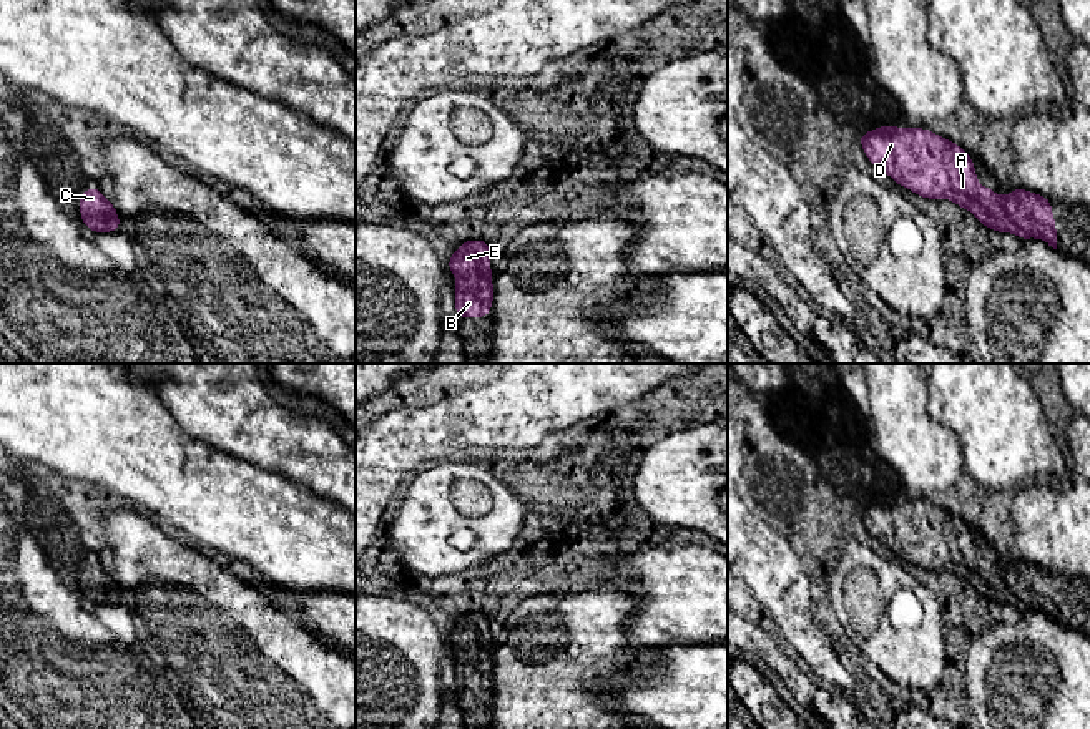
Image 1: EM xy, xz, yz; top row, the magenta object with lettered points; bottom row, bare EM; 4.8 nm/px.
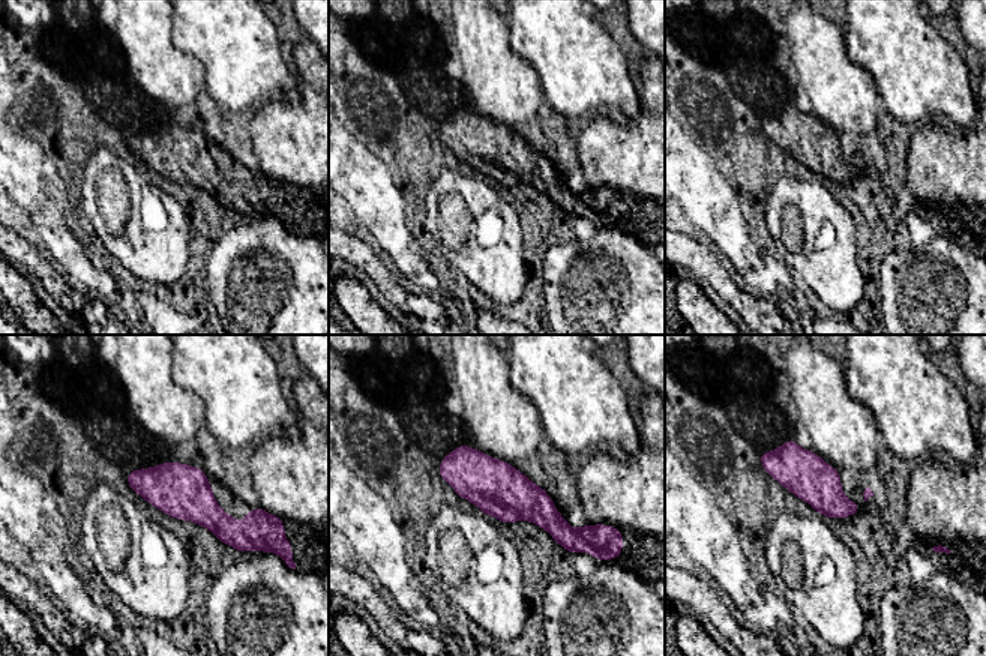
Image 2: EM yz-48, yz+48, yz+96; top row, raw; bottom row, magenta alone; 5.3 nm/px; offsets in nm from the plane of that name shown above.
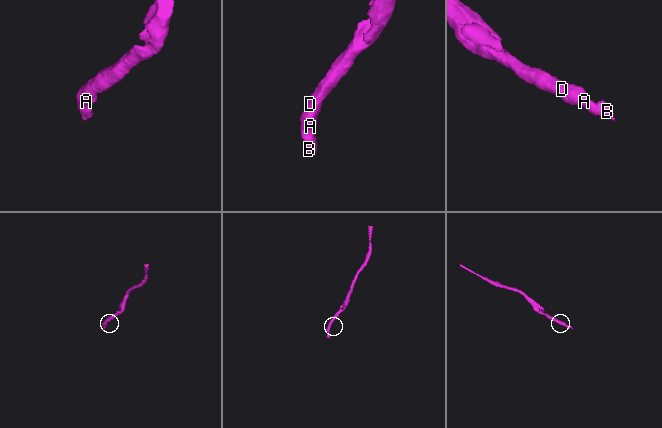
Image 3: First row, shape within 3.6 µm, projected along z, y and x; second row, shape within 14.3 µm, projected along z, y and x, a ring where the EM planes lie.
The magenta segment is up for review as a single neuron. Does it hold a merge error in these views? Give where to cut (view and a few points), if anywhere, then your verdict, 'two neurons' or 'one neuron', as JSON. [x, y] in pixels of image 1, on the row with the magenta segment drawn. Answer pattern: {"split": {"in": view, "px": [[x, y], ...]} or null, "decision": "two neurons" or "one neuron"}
{"split": null, "decision": "one neuron"}

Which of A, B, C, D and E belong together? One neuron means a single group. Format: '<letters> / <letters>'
A B C D E

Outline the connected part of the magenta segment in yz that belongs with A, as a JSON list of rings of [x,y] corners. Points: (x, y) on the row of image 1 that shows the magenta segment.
[[[886,125],[861,133],[859,143],[872,168],[917,198],[950,199],[997,234],[1012,232],[1020,241],[1037,237],[1057,249],[1052,201],[1020,188],[1002,198],[980,186],[972,158],[950,139],[926,128]]]

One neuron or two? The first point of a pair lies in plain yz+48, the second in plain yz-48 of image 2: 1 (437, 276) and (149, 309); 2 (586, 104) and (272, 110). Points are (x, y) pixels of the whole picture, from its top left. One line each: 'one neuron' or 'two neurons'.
1: one neuron
2: two neurons

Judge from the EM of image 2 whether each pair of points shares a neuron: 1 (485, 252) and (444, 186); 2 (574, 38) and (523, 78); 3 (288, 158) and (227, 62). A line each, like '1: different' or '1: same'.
1: same
2: different
3: different

